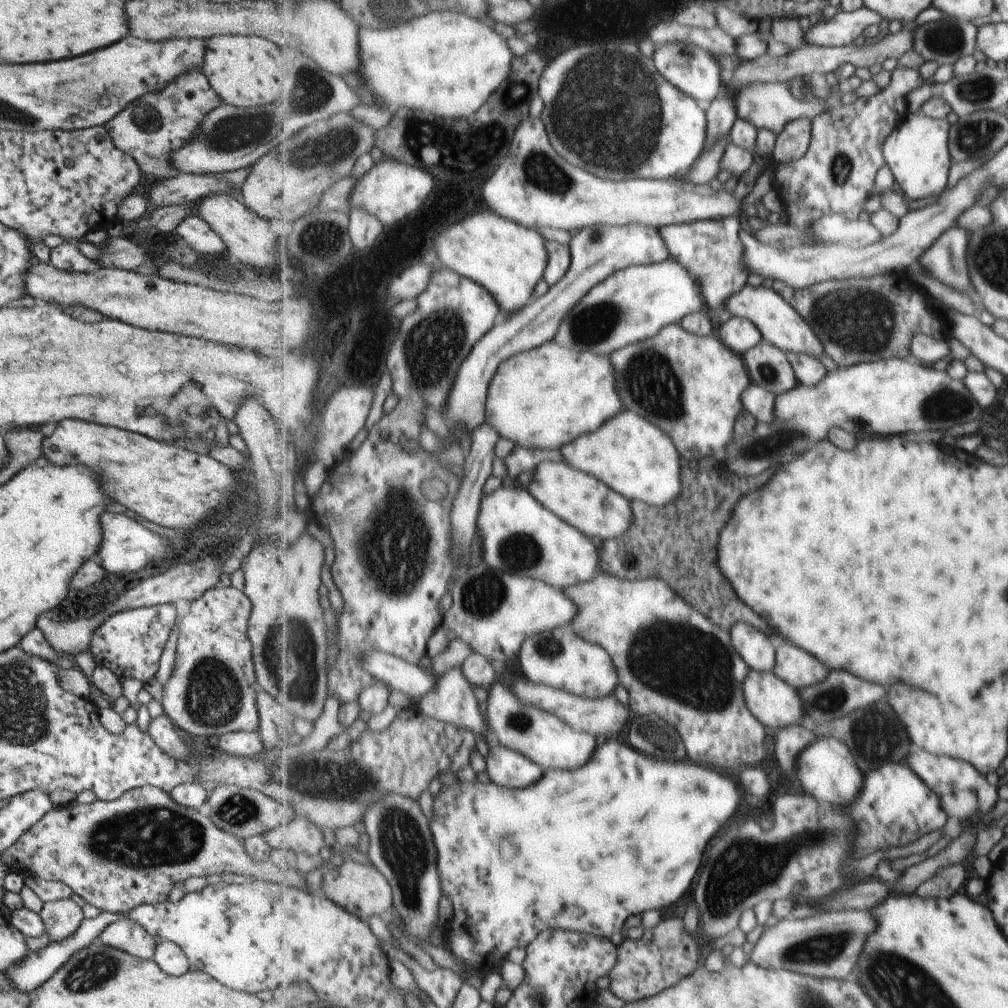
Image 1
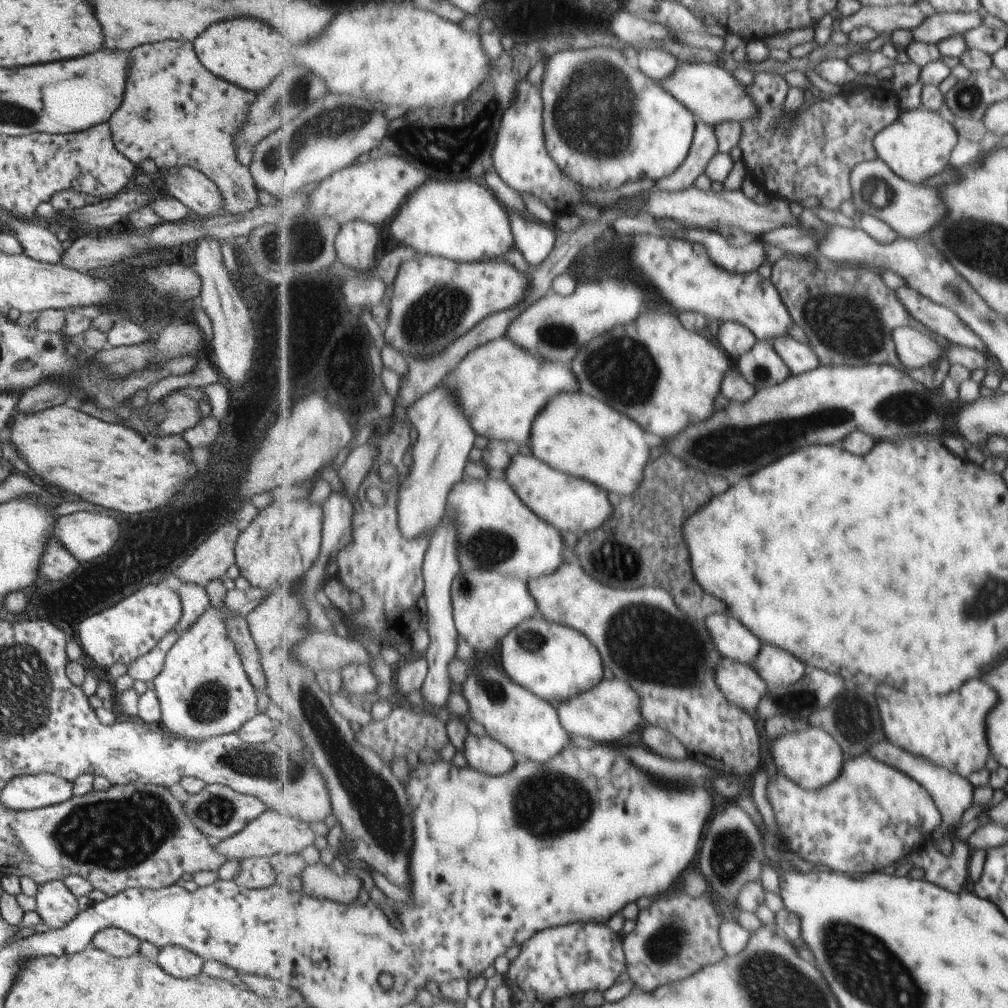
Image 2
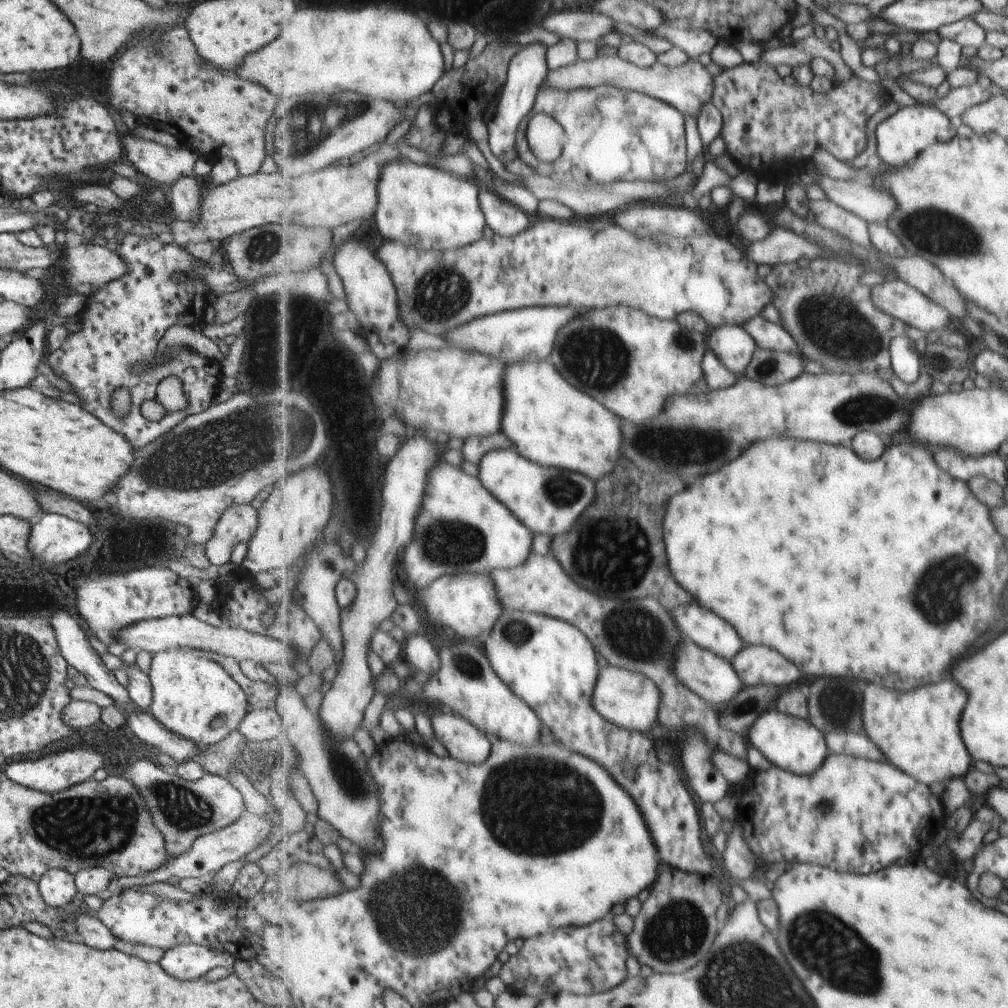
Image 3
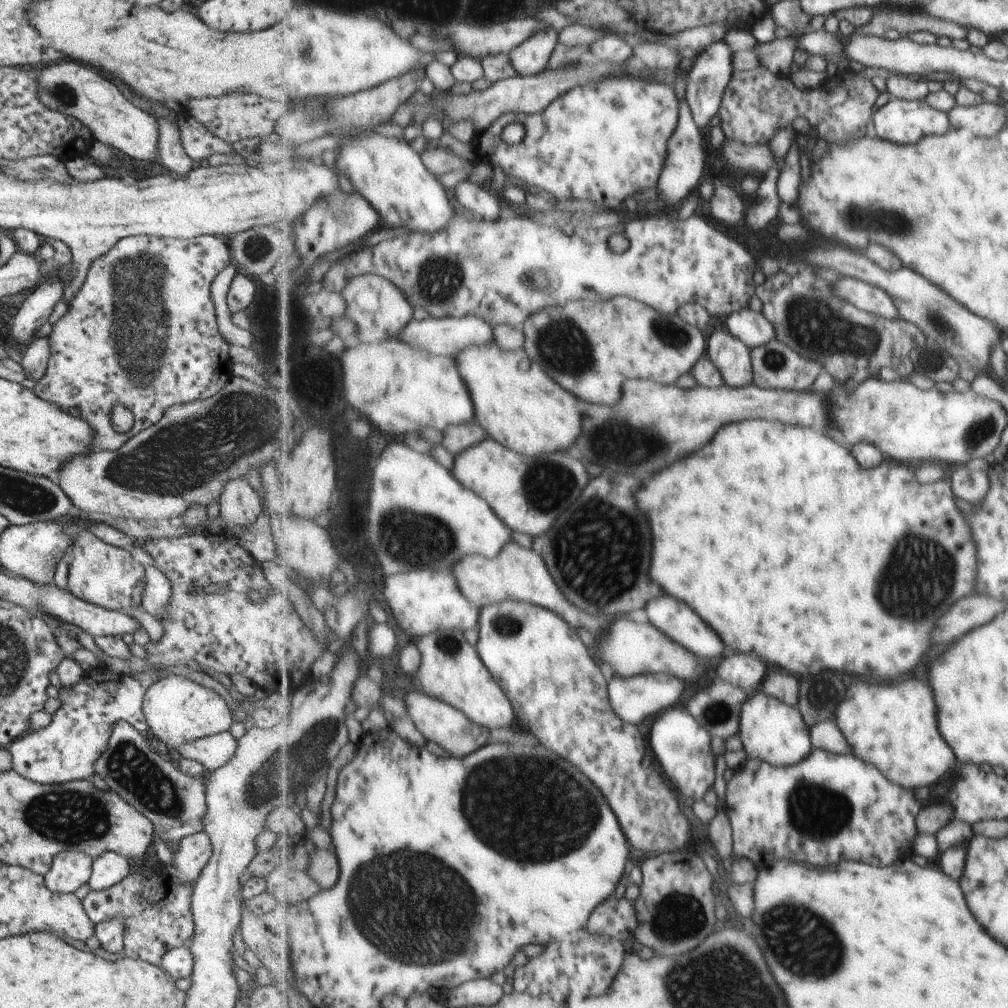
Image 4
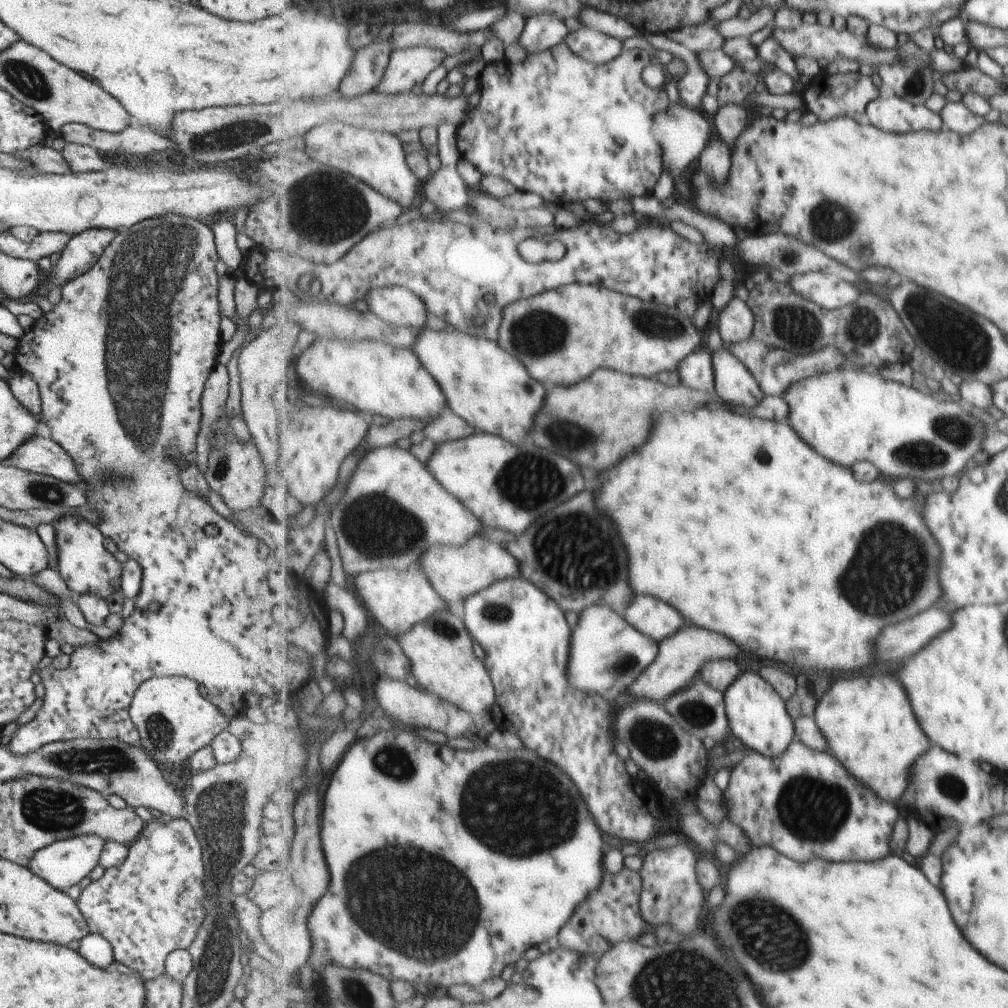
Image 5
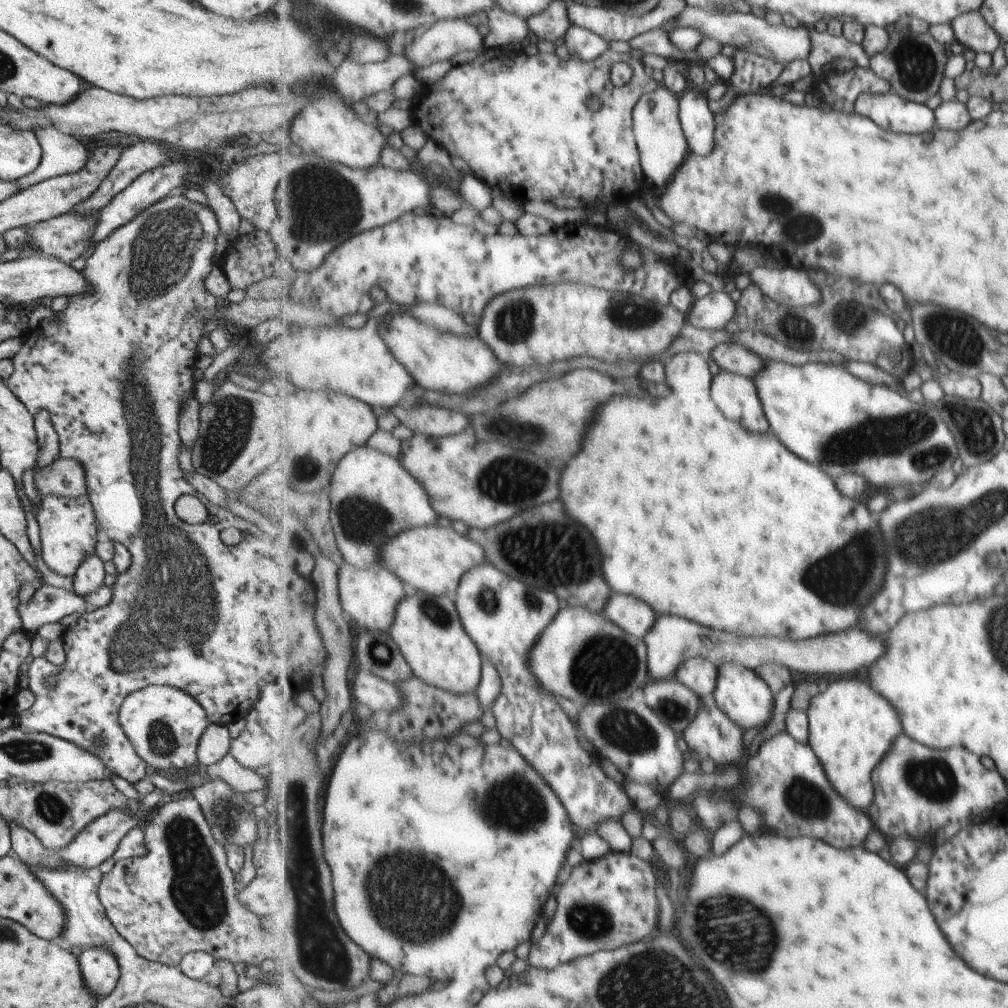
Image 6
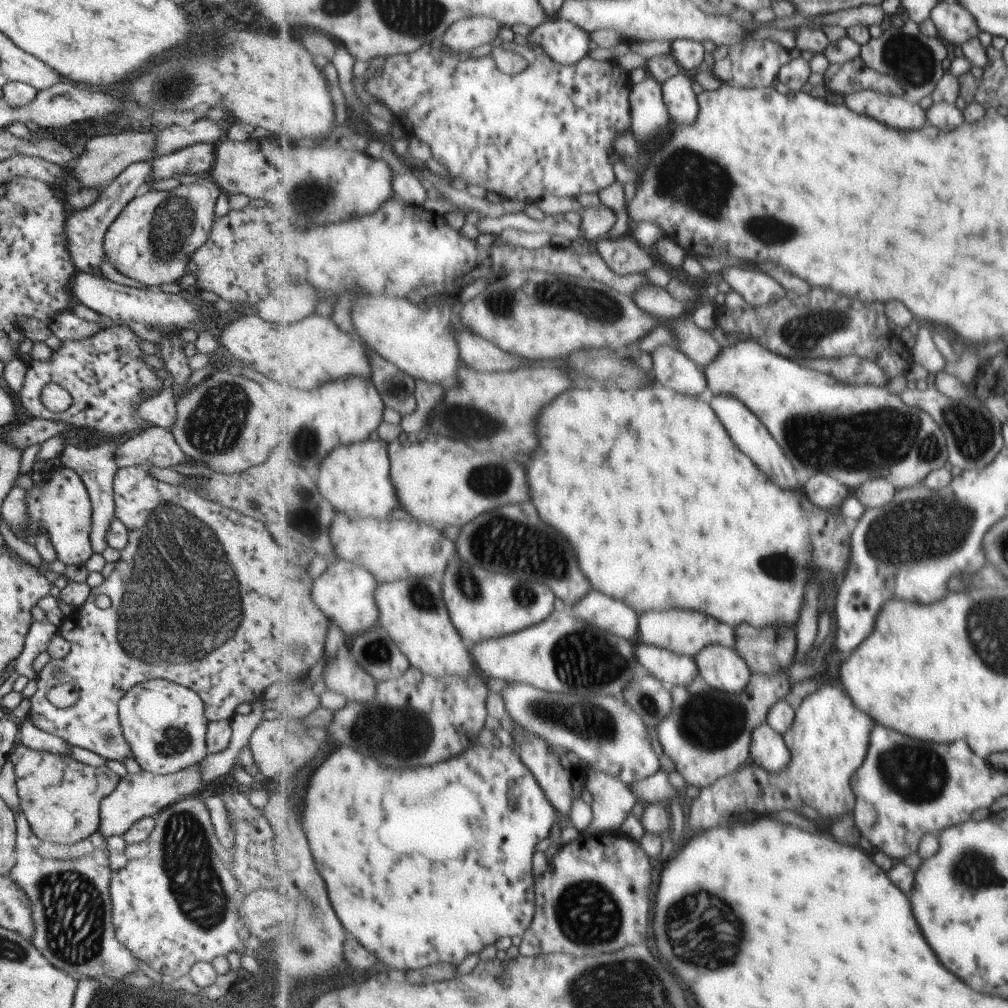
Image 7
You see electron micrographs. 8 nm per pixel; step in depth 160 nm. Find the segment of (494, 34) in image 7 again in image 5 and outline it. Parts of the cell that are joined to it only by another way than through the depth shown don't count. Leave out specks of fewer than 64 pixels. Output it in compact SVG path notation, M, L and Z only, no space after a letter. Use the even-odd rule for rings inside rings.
M419 46L396 49L377 92L383 94L411 93L417 84L424 84L435 68L442 66L447 54L437 48Z

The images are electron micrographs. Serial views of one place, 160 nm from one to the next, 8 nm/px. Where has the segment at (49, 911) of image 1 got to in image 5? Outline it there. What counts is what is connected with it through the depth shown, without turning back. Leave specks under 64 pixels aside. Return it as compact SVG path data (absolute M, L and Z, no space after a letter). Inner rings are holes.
M75 836L49 844L47 847L37 851L33 860L29 860L27 869L31 870L38 878L46 884L59 891L68 892L69 888L77 885L80 880L86 878L89 872L99 862L99 852L103 848L103 840L97 836Z

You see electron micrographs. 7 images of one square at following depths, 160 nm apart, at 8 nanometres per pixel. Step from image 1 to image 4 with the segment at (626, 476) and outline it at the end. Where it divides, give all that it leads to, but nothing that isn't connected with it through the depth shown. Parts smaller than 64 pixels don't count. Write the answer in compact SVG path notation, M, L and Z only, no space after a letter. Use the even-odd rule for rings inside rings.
M481 344L461 350L455 362L471 388L478 410L477 422L499 444L527 457L543 456L575 444L583 416L577 398L563 390L524 349L504 350L496 344Z

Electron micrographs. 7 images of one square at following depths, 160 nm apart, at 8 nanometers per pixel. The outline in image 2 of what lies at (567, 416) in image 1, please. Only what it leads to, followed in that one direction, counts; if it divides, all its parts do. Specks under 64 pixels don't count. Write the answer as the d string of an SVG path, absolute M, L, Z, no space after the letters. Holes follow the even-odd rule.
M505 337L482 344L469 352L465 358L458 361L452 372L442 378L440 384L452 387L458 397L458 402L461 402L462 412L470 418L470 423L479 436L484 436L489 441L517 441L524 443L526 448L530 446L534 420L546 411L546 408L550 406L550 400L565 391L572 393L579 391L577 376L573 374L573 369L569 365L545 361L542 357L528 353Z

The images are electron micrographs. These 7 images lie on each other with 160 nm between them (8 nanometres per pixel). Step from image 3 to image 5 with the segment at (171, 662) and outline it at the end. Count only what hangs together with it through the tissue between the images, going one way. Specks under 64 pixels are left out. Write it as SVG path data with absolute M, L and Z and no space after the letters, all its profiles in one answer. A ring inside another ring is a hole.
M167 675L149 678L136 690L128 708L129 718L137 728L139 744L155 762L177 764L210 744L212 738L225 730L229 719L205 700L193 680Z

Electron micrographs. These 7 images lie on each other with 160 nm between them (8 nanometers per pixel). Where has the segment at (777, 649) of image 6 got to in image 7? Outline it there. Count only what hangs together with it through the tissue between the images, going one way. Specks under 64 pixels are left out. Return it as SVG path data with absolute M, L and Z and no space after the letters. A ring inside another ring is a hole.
M693 610L648 611L641 614L640 617L641 640L682 655L695 657L701 650L705 650L705 646L711 646L711 644L731 647L733 650L737 650L739 646L737 636L733 634L733 628L729 624L723 624L717 618L711 618L703 612L693 612Z

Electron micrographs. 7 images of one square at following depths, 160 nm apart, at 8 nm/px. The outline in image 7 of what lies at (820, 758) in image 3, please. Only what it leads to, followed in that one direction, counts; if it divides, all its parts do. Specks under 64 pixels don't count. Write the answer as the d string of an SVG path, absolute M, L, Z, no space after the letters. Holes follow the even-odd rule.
M711 644L694 658L699 664L700 676L715 690L739 696L754 682L750 666L731 647Z

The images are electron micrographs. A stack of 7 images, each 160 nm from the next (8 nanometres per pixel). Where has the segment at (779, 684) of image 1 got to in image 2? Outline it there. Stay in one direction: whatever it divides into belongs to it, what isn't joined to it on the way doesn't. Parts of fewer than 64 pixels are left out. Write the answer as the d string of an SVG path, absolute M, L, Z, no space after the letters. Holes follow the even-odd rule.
M725 658L717 668L719 670L715 672L715 680L727 696L727 700L744 711L755 712L771 688L761 674L752 665L729 658Z

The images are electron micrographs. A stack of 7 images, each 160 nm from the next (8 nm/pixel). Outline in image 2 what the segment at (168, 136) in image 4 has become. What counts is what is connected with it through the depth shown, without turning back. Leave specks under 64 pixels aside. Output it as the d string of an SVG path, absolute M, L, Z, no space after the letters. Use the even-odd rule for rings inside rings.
M201 237L193 242L190 254L194 258L194 271L200 276L202 285L196 302L199 302L203 312L211 320L211 354L213 354L213 364L217 366L219 374L229 382L229 384L239 384L246 378L247 370L252 355L254 345L252 333L252 312L246 309L244 300L235 286L231 274L223 266L223 259L219 251L218 242L213 237Z

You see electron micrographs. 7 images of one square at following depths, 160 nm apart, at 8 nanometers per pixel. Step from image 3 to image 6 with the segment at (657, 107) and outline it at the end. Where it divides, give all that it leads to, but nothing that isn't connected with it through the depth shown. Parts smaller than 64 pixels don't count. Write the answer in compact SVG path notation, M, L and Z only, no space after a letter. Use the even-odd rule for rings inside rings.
M490 48L471 62L451 68L431 88L424 86L409 110L413 111L414 123L421 126L430 139L445 146L450 156L465 158L471 164L475 176L485 180L489 186L501 188L507 194L515 194L515 198L521 198L523 190L527 200L533 194L533 199L545 202L564 196L578 198L584 204L605 202L611 207L635 198L643 186L641 156L631 141L634 139L633 130L630 132L630 128L633 128L631 114L634 114L634 108L643 94L657 88L657 81L645 72L642 60L633 58L629 53L614 57L607 52L597 60L585 62L578 57L561 60L554 53L514 55L509 48ZM613 58L632 69L631 79L620 87L611 82L609 74ZM591 97L599 98L600 106L603 104L601 110L595 112L587 108L587 100Z

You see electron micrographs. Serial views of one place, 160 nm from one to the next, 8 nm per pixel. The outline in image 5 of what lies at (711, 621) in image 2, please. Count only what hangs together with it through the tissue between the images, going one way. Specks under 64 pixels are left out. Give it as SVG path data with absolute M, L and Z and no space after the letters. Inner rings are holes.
M645 594L635 596L625 617L639 632L659 643L668 636L677 634L679 628L685 624L683 616L673 606Z

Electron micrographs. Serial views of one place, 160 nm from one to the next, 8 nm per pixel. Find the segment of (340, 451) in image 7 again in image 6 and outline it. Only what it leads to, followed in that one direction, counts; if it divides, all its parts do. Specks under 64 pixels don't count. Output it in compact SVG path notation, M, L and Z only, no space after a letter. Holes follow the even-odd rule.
M366 445L356 448L341 460L337 471L334 472L328 492L332 504L332 527L335 531L336 543L343 551L345 562L351 562L368 570L382 566L380 552L387 540L393 539L401 531L409 531L411 527L432 525L439 516L442 516L437 514L425 485L414 476L413 472L409 472L403 466L399 457L393 457Z

